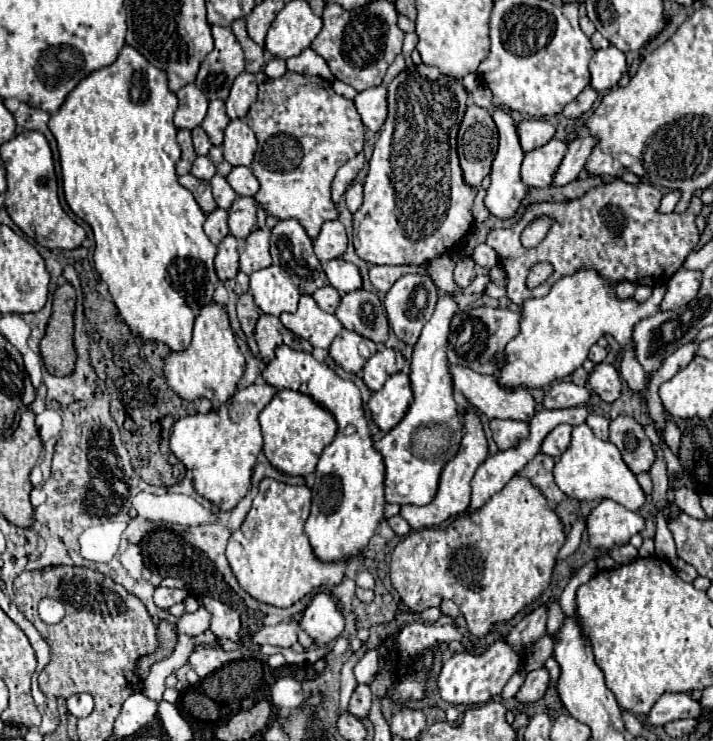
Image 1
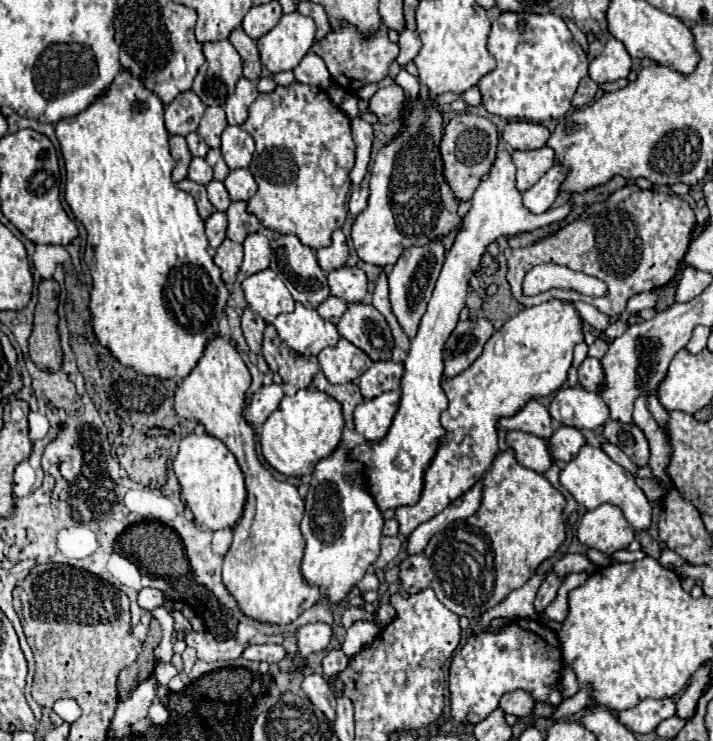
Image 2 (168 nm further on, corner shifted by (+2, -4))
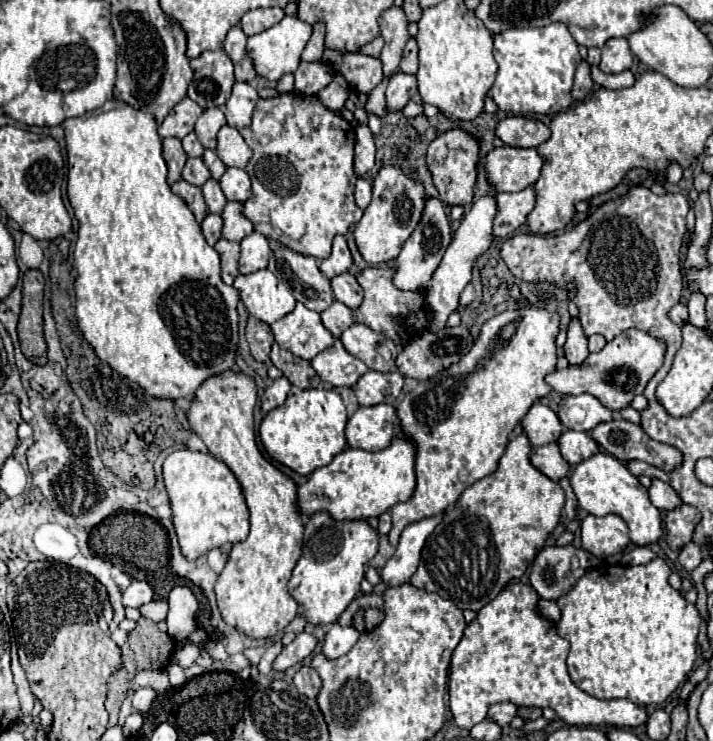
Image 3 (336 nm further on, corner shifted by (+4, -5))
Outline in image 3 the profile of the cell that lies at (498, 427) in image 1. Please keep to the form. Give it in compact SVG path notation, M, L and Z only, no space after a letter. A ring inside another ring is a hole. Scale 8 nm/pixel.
M554 442L532 448L530 462L536 470L546 474L554 482L558 482L560 478L564 478L570 472L570 464L562 458L562 454L558 450L558 444L554 444Z

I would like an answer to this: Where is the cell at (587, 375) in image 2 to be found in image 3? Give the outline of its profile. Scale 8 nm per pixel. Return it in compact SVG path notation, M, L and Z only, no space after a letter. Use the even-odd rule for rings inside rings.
M572 320L570 322L570 330L568 330L568 340L564 344L564 350L566 350L566 360L572 364L572 366L580 366L584 364L584 360L588 358L588 344L586 344L586 334L580 326L578 320Z

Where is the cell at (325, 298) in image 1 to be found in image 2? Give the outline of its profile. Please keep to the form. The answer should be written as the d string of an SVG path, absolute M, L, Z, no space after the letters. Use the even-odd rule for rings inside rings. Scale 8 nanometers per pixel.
M328 297L316 311L318 311L318 315L322 319L326 319L326 321L330 321L330 323L336 325L340 321L340 317L346 313L346 309L348 309L346 301L342 301L338 297Z

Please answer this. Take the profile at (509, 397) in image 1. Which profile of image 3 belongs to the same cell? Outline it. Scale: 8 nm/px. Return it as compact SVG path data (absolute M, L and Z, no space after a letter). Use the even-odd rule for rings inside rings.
M540 402L530 406L520 426L532 446L544 446L544 444L556 442L562 434L562 424L556 412L552 412L548 406Z

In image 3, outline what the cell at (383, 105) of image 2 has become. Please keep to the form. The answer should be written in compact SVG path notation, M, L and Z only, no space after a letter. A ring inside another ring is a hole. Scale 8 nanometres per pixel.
M398 72L390 78L388 88L386 88L386 110L396 114L400 112L416 92L416 76Z

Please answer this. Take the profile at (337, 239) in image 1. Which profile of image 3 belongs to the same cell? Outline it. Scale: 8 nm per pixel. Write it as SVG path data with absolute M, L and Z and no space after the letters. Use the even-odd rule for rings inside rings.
M336 236L334 244L332 244L332 254L320 262L320 270L324 276L334 278L334 276L346 272L350 266L352 266L352 256L350 256L348 244L346 244L346 238Z

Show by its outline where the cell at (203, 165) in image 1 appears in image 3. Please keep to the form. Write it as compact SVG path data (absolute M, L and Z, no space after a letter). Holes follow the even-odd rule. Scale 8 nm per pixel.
M188 158L182 170L182 178L194 186L202 186L210 178L210 170L206 168L202 158Z

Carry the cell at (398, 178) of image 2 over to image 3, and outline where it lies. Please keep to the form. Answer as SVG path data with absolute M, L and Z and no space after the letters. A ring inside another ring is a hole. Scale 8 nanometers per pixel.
M398 164L382 166L374 178L372 188L374 188L372 202L364 210L362 220L354 228L354 240L356 240L356 246L362 254L362 258L368 264L378 266L378 264L394 260L400 254L404 242L410 238L410 234L422 220L428 194L424 190L422 182L416 180L414 176L406 174L402 170L402 166L398 166Z

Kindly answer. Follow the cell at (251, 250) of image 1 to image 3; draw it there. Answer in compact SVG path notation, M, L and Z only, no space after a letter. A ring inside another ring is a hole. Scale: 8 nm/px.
M252 232L240 242L242 254L240 254L240 274L252 274L268 266L270 258L270 246L268 238L260 232Z

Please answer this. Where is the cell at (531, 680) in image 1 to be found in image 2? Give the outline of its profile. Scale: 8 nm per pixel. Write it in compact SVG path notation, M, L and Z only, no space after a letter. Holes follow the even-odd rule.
M512 691L512 693L506 693L502 699L500 699L500 705L498 705L504 713L510 713L510 715L516 715L516 717L524 717L524 715L530 715L532 709L534 709L534 699L530 697L530 693L526 691Z

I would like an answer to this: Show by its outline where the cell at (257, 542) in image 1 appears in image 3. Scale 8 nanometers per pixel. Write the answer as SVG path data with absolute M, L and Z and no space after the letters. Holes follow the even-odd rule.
M228 370L222 374L210 376L208 380L204 380L200 384L200 388L196 390L196 394L190 402L186 418L188 418L190 428L202 436L208 452L214 454L218 460L226 462L228 468L234 472L234 476L238 478L238 482L244 490L246 504L250 510L250 534L244 542L238 542L232 546L228 562L216 580L218 608L222 610L222 618L226 620L226 624L242 630L246 636L250 636L250 638L272 638L278 632L282 632L298 614L298 602L288 592L288 580L290 580L292 568L296 566L296 562L302 554L304 524L302 524L302 518L298 512L296 484L288 476L284 476L278 468L274 468L260 454L260 450L256 446L254 418L252 418L254 404L256 404L254 378L244 374L244 372Z

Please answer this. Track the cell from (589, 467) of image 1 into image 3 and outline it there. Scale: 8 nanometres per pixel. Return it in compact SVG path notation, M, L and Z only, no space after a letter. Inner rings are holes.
M596 452L594 456L576 464L570 470L570 484L578 498L578 506L584 512L594 514L594 516L604 516L604 514L622 516L622 520L628 524L630 540L636 546L652 544L662 536L662 518L660 518L658 508L652 506L648 498L648 490L640 486L638 478L632 476L618 458L604 452Z

